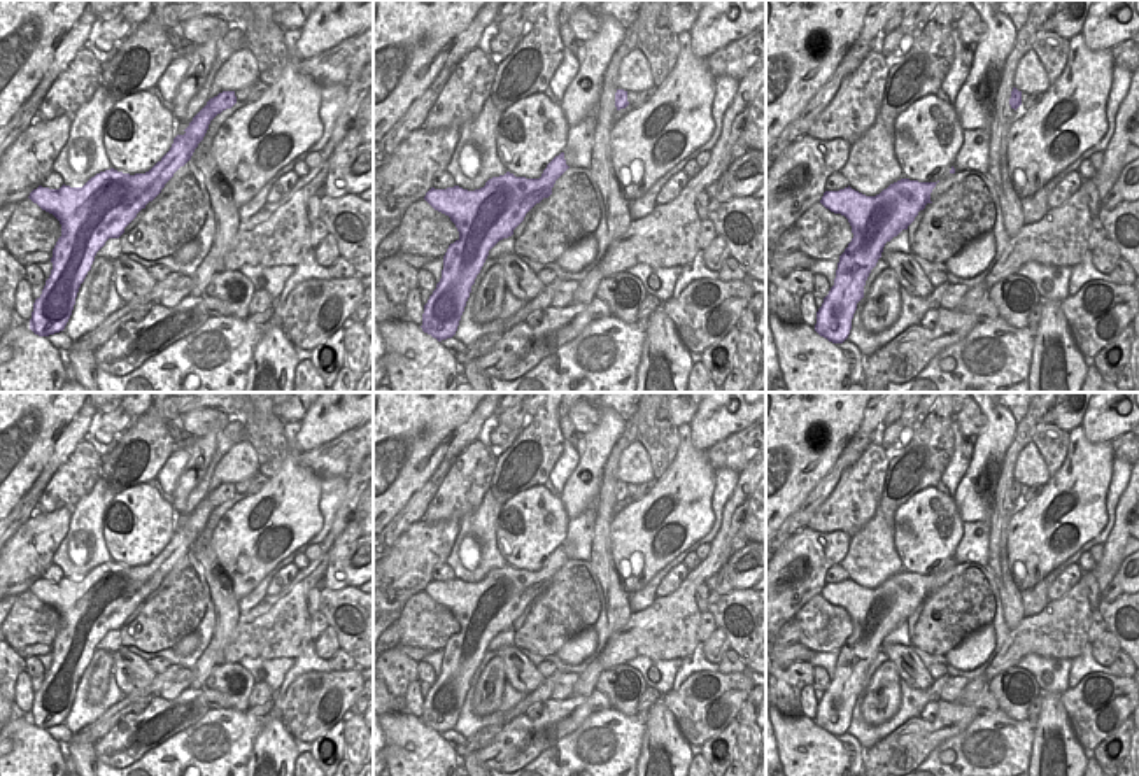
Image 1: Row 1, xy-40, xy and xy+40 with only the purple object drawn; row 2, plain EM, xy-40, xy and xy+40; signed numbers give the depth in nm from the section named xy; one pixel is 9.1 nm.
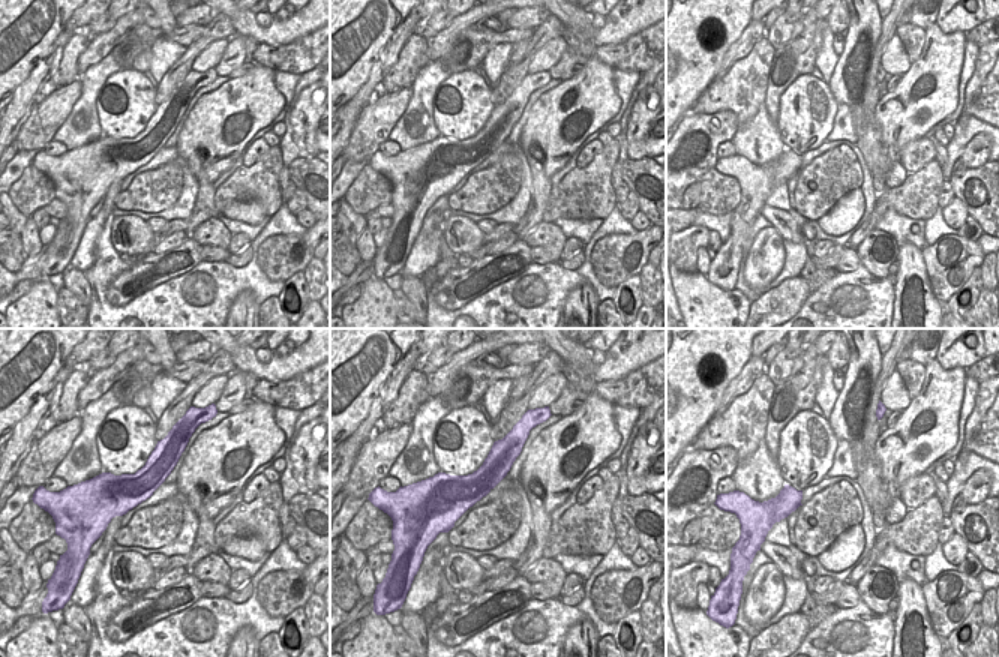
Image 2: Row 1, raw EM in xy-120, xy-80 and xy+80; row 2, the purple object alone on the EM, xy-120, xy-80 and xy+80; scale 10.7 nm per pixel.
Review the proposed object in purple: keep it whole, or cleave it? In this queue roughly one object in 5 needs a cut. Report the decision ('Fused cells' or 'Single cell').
Single cell

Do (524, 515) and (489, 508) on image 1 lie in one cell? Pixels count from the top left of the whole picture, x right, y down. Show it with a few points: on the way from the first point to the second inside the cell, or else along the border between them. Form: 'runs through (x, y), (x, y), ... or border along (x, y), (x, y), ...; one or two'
border along (502, 507), (496, 517), (498, 552); two

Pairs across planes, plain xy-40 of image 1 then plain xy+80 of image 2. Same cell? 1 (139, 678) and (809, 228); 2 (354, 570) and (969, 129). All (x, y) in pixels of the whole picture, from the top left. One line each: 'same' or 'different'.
1: different
2: different

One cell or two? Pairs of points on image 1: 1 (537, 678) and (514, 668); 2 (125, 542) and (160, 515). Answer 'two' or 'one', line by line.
1: one
2: one

